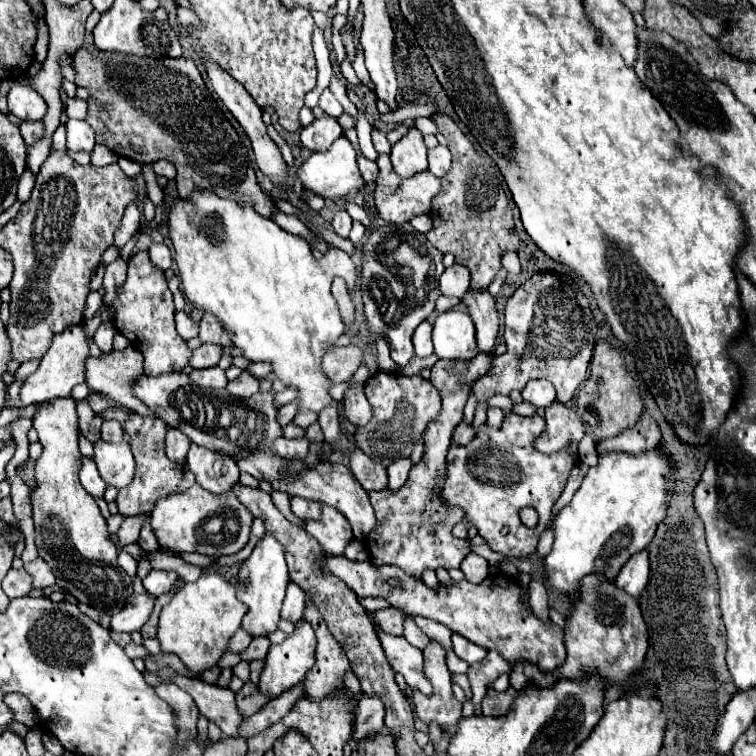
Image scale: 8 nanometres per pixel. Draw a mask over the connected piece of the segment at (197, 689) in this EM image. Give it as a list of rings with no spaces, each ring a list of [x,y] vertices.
[[[177,676],[175,682],[193,696],[199,712],[213,720],[225,736],[239,738],[239,728],[245,716],[235,706],[235,692],[231,688],[215,688],[213,684],[185,676]]]

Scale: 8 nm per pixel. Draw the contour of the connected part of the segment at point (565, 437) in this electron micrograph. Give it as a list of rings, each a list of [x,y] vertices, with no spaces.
[[[557,400],[553,402],[553,406],[545,410],[545,422],[545,434],[535,442],[535,448],[539,448],[539,452],[545,454],[557,452],[565,448],[569,442],[579,442],[585,434],[581,418]]]

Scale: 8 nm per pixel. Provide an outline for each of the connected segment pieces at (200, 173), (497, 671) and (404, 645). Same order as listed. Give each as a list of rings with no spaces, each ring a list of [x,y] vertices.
[[[95,46],[79,48],[73,56],[73,68],[77,70],[77,86],[85,86],[91,94],[87,122],[97,134],[97,142],[111,148],[115,154],[135,160],[139,164],[153,164],[157,160],[169,160],[177,168],[177,192],[187,200],[195,190],[213,190],[215,186],[227,188],[225,194],[251,206],[257,214],[273,218],[277,212],[275,198],[265,194],[255,180],[253,152],[241,142],[235,128],[229,124],[191,58],[139,58],[131,54],[101,52]]]
[[[489,652],[483,662],[473,664],[469,668],[467,676],[471,682],[471,692],[473,692],[471,702],[475,708],[475,715],[482,715],[481,702],[487,692],[487,686],[501,674],[511,674],[511,664],[507,664],[507,660],[499,656],[499,652]]]
[[[377,630],[377,634],[379,634],[381,646],[387,654],[391,668],[405,678],[405,682],[409,684],[411,690],[419,690],[429,696],[429,692],[433,688],[423,672],[423,652],[419,648],[411,646],[403,636],[389,636],[379,630]]]

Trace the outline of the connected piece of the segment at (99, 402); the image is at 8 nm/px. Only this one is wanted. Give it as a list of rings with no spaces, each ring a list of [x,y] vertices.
[[[91,392],[91,394],[89,394],[87,402],[89,402],[89,406],[93,408],[93,412],[97,412],[97,414],[103,414],[103,412],[109,408],[107,398],[105,398],[105,396],[101,396],[101,394],[95,394],[95,392]]]

